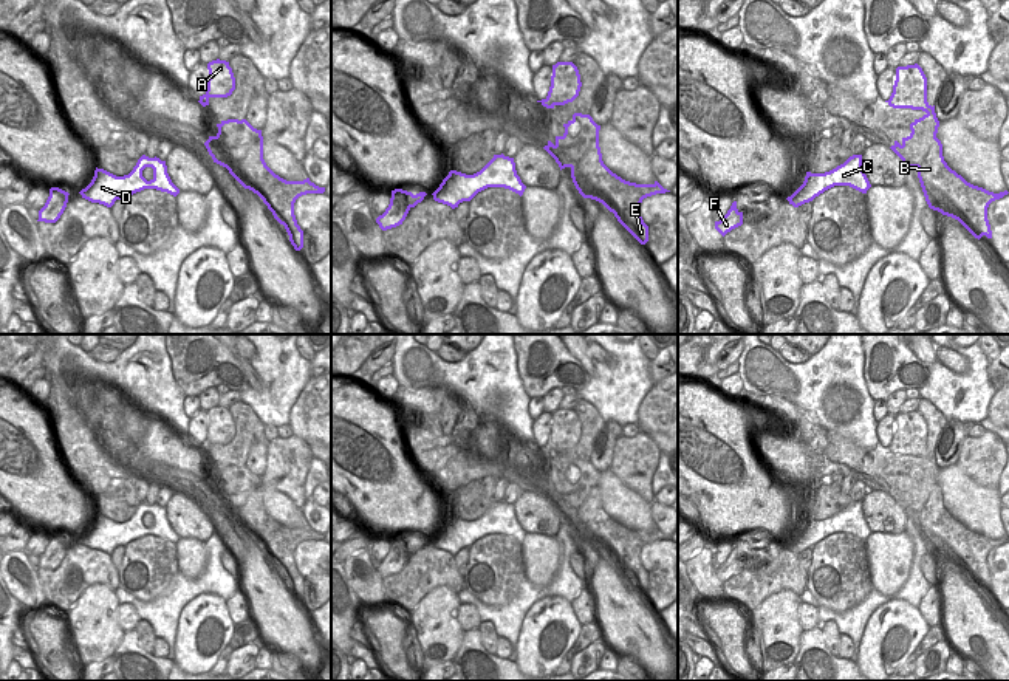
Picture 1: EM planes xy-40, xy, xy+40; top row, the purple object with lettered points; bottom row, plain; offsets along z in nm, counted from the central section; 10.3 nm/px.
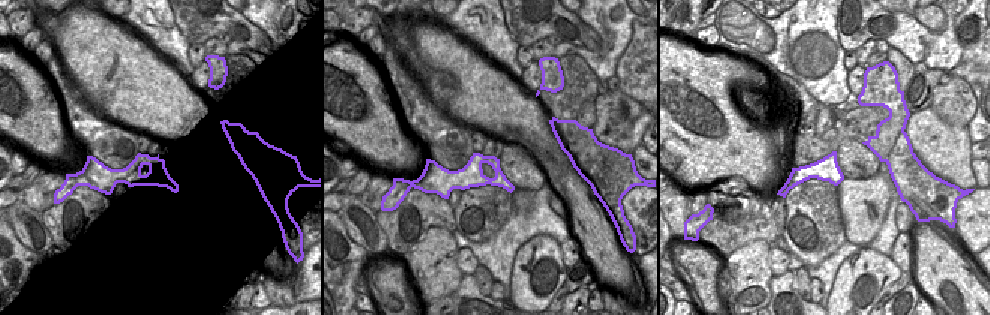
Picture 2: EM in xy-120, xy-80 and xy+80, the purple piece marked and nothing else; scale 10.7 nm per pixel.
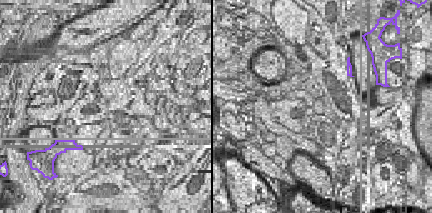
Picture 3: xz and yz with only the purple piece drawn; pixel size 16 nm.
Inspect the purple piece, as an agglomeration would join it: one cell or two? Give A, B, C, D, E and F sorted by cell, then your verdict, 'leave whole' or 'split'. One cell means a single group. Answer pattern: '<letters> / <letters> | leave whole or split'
A / B C D E F | split

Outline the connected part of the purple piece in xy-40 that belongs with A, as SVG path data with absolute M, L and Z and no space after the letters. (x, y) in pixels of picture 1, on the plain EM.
M220 406L212 407L207 410L207 416L207 436L198 447L203 453L209 452L210 444L227 444L235 436L235 424L229 409Z

